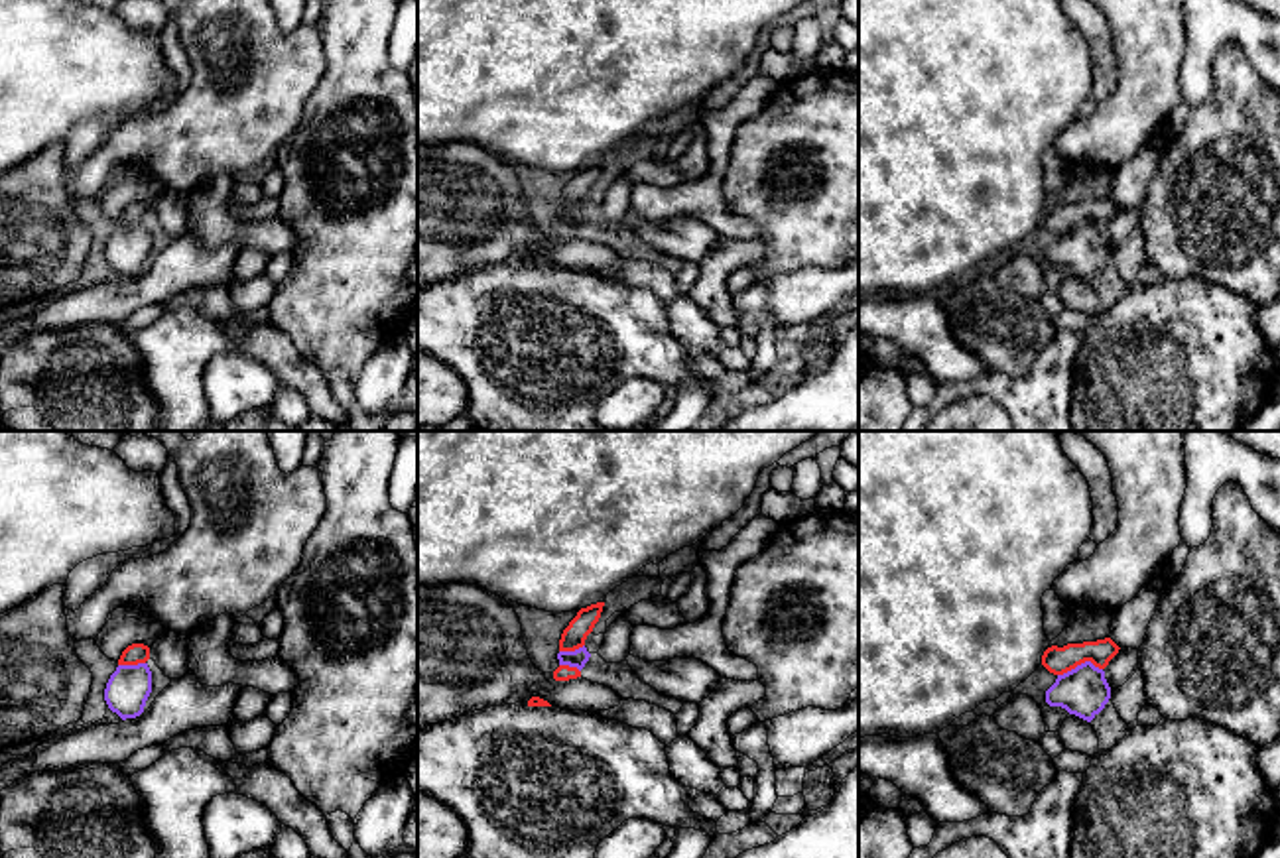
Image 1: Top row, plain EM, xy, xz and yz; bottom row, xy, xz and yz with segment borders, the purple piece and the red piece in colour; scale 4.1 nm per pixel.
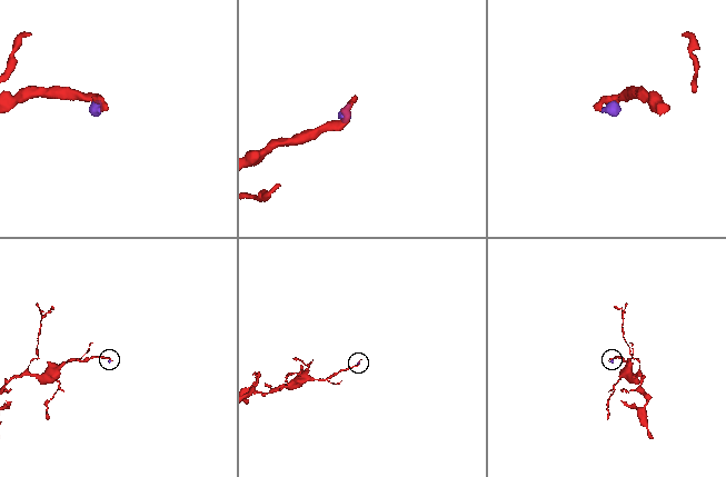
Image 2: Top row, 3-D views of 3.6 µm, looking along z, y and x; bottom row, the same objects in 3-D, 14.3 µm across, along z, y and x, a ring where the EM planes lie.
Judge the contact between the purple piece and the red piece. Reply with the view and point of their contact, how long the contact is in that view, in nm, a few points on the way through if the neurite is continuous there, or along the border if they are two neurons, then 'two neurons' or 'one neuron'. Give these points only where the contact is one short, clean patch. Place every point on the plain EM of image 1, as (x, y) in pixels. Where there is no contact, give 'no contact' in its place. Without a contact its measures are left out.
yz (1082, 223) | 190 nm | across yz (1084, 250), (1082, 223), (1056, 219) | one neuron

